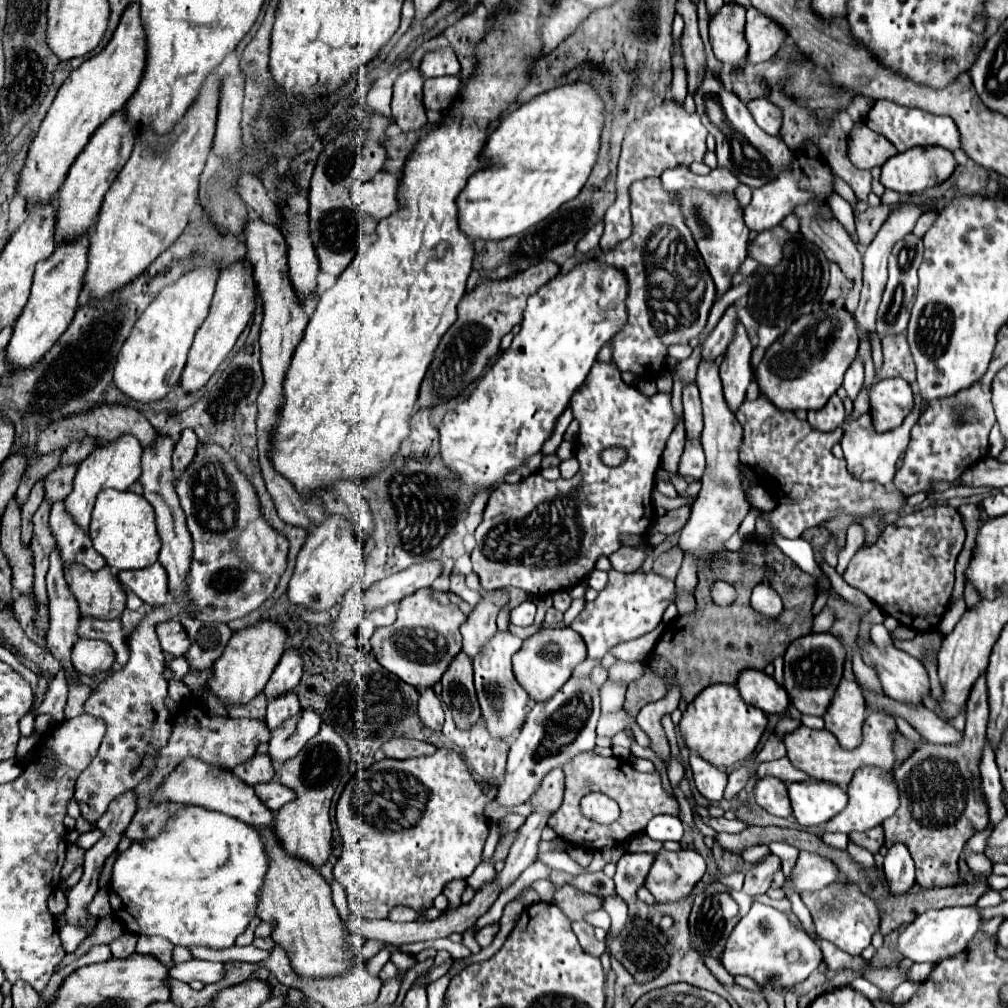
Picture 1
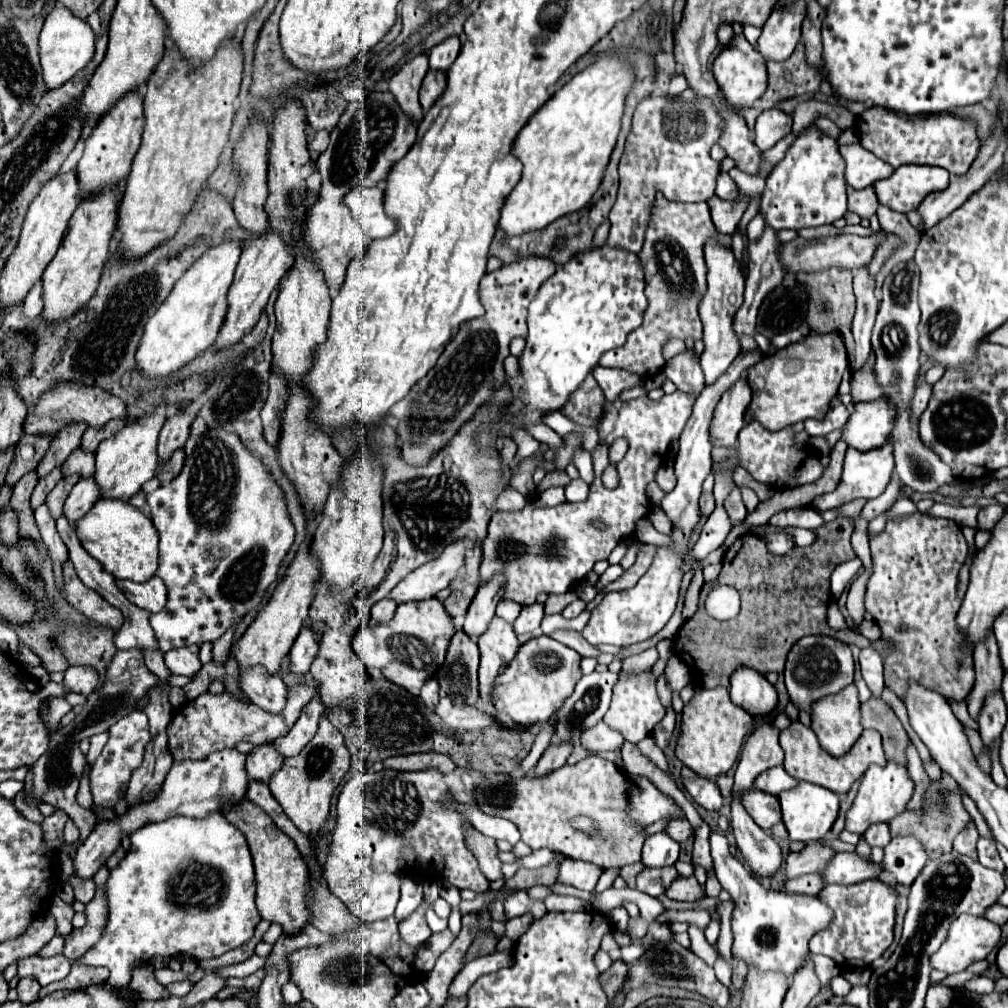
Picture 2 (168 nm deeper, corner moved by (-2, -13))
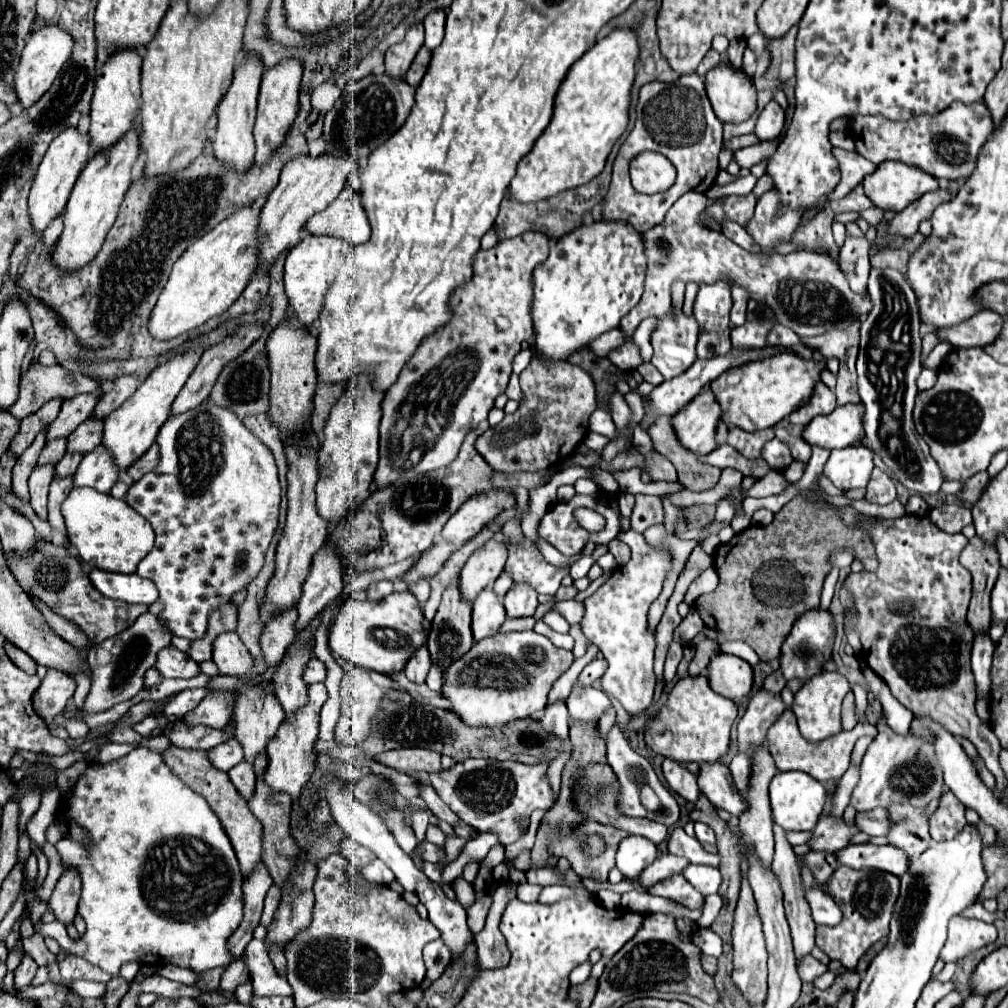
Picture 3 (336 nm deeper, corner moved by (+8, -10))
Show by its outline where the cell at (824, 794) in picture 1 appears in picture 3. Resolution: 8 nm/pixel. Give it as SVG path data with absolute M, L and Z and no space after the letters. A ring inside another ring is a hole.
M796 771L778 773L770 783L770 803L772 803L774 823L778 823L786 831L812 831L822 815L826 801L828 801L826 787L820 781L814 781L806 773L796 773Z

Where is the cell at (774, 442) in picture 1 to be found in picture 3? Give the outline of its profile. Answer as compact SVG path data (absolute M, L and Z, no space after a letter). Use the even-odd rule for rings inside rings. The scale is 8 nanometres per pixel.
M730 429L726 443L734 447L738 453L742 453L746 459L760 459L762 457L762 447L774 439L774 429L764 429L756 433L748 433L744 429Z

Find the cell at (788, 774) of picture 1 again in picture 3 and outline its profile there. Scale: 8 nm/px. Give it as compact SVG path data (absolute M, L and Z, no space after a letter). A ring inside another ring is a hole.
M738 753L732 763L730 763L730 773L734 779L734 785L738 791L746 791L750 785L750 775L752 775L752 759L748 753Z

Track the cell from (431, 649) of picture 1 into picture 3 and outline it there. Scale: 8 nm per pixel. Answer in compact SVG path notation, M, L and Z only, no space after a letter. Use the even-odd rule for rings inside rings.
M398 591L376 603L352 595L334 619L328 641L332 653L342 659L368 671L392 675L404 671L404 663L408 663L408 657L426 643L426 637L424 611L420 603L410 591Z

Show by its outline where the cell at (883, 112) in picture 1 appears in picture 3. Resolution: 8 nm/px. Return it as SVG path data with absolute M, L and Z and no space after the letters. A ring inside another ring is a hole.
M954 101L948 109L932 117L920 115L908 121L888 121L880 115L856 115L852 119L852 137L856 141L856 151L862 157L866 157L874 165L890 159L916 165L942 183L972 175L978 151L992 135L992 131L994 125L984 103L964 105L960 101Z

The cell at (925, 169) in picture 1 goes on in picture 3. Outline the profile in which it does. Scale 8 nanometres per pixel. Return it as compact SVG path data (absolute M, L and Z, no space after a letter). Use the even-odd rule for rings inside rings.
M888 161L878 165L874 173L864 177L862 181L868 199L884 209L884 211L900 211L916 197L922 197L928 191L936 191L940 185L928 173L920 173L920 169L912 169L912 165L904 165L902 161Z

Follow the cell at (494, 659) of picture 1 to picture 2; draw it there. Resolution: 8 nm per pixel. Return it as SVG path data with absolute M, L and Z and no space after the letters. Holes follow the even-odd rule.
M494 616L486 628L486 632L478 640L480 646L480 698L490 704L488 694L494 684L494 676L502 672L502 668L514 658L520 642L514 634L514 628L502 620L500 616Z

